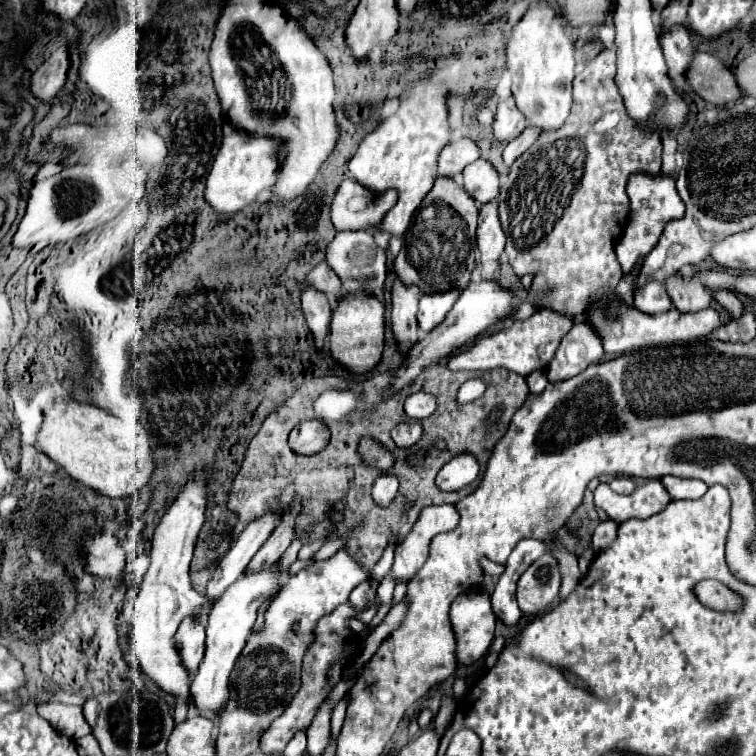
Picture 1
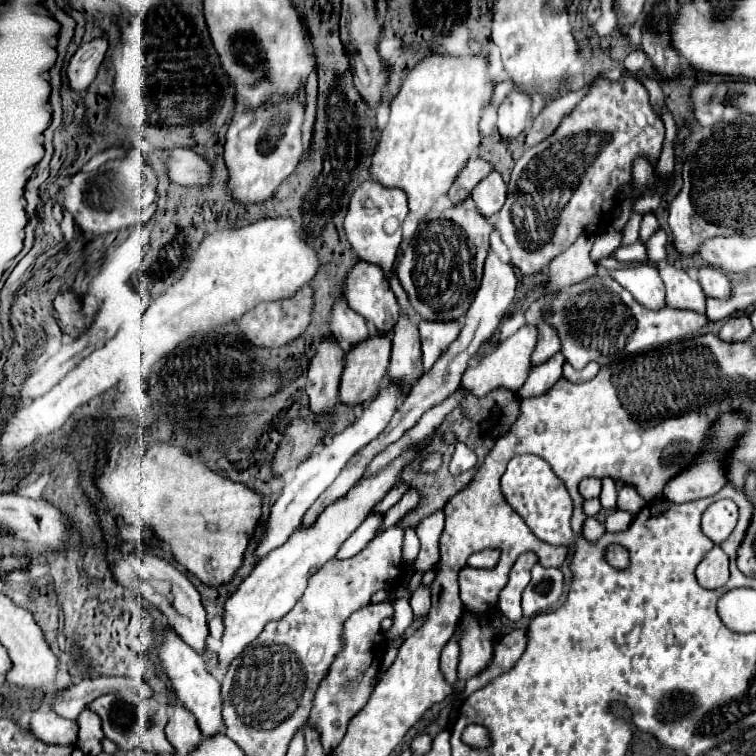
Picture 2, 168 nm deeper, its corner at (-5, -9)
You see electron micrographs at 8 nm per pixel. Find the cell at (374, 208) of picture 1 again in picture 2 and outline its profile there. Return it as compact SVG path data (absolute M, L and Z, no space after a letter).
M365 181L355 189L355 195L351 197L347 219L345 219L345 233L349 243L355 247L355 253L361 261L379 265L385 273L385 277L393 279L393 263L397 257L397 249L401 245L401 223L407 217L407 195L399 189L383 187L381 183Z

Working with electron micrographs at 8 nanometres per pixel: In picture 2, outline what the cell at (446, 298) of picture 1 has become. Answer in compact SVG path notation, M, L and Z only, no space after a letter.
M427 323L419 325L421 351L423 351L423 369L429 371L443 351L457 339L461 327L459 323Z

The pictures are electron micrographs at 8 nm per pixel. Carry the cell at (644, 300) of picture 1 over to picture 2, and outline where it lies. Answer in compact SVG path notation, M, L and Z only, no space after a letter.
M633 265L633 267L609 271L609 275L623 289L627 289L641 305L651 309L665 307L663 281L655 265Z

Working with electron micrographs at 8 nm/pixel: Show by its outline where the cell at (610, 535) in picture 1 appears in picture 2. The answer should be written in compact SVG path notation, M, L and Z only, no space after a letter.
M617 509L615 513L611 513L605 519L605 527L607 527L607 531L623 531L623 529L627 529L631 525L631 521L633 521L633 515L627 515L625 511Z

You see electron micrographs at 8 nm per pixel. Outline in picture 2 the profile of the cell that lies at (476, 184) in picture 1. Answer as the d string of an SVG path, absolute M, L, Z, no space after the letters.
M493 171L487 179L483 179L483 183L479 183L479 187L475 187L471 197L477 203L477 211L483 217L489 217L503 207L507 197L507 185L503 177L497 171Z

